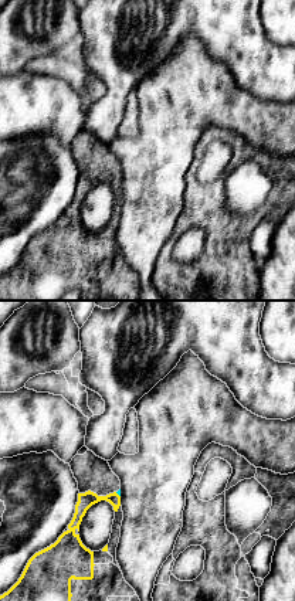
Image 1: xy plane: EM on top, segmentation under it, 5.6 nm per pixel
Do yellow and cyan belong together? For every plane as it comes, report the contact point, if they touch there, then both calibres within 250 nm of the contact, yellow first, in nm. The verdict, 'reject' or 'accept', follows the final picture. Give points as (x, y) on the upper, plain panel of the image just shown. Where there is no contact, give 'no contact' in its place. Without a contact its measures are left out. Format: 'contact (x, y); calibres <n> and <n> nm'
contact (118, 177); calibres 90 and 20 nm

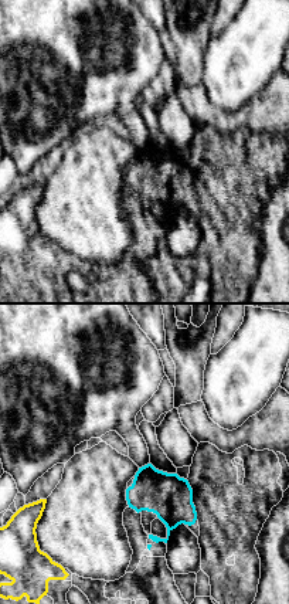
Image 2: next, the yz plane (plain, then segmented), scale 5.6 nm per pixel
no contact

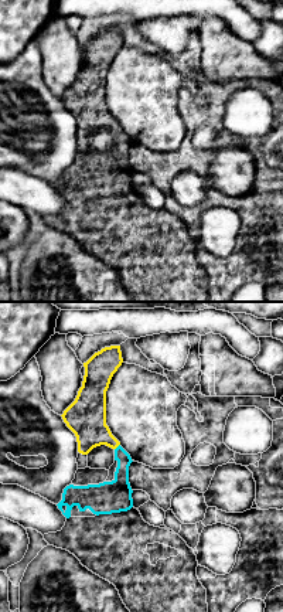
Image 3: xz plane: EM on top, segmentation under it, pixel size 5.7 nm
contact (118, 128); calibres 220 and 130 nm

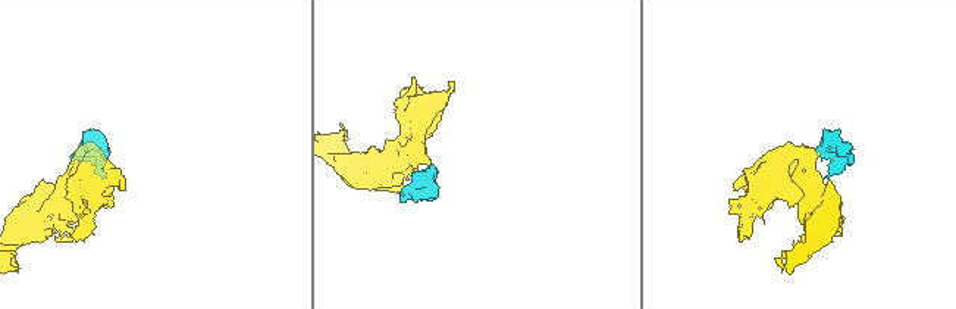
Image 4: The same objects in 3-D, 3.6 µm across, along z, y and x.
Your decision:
accept

